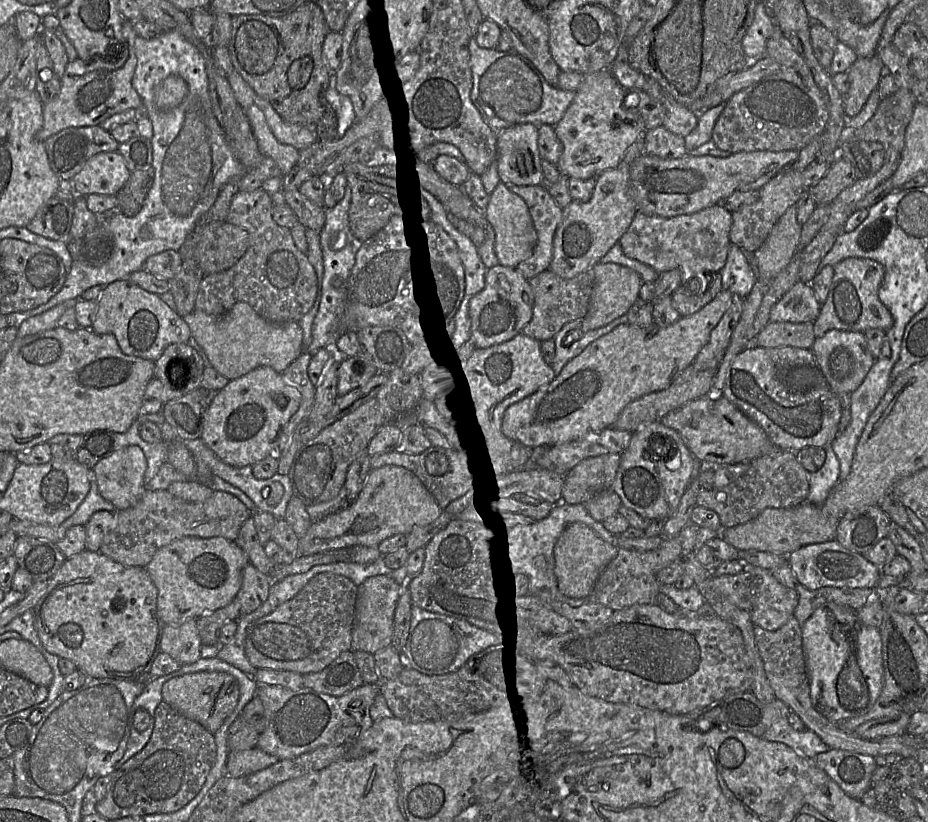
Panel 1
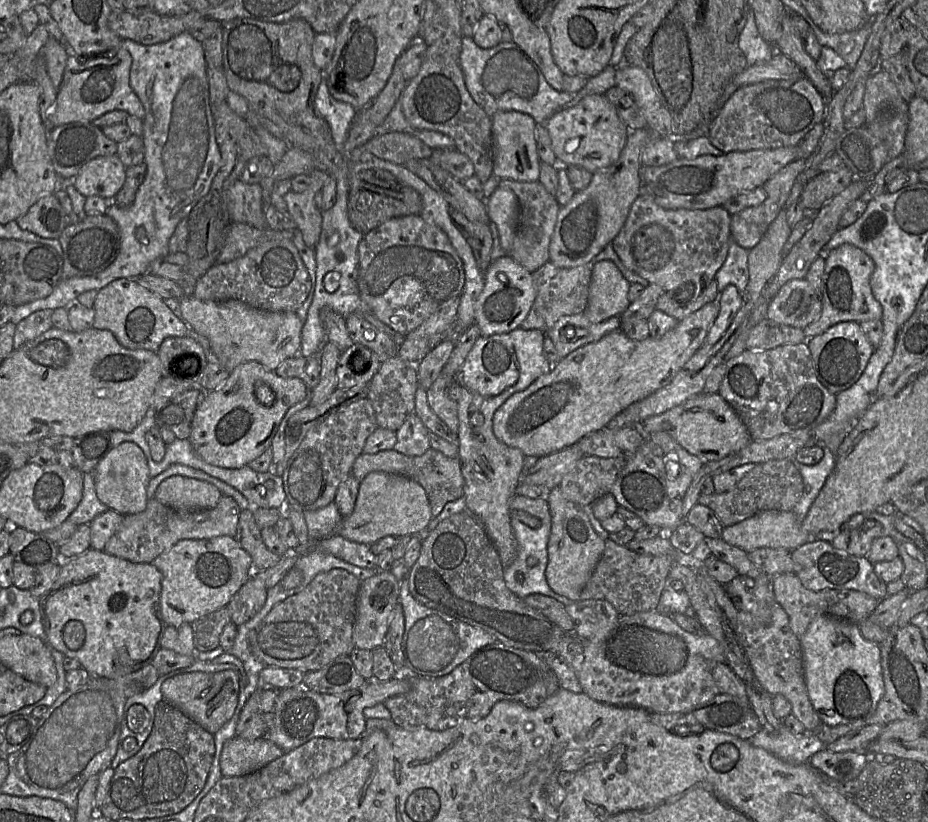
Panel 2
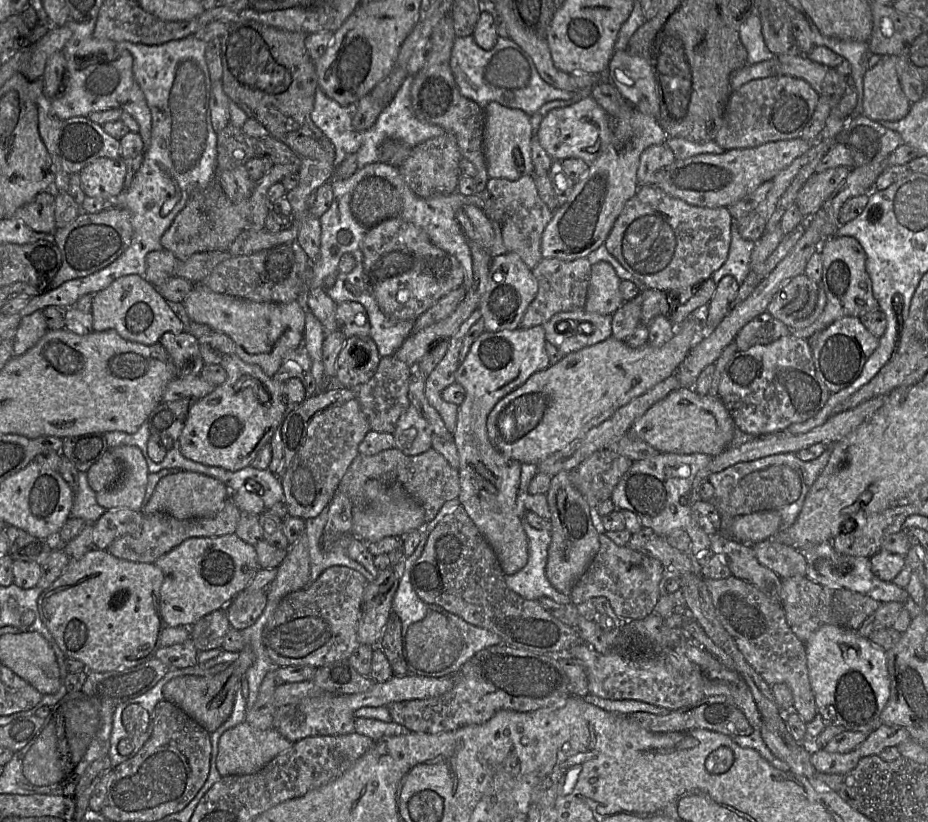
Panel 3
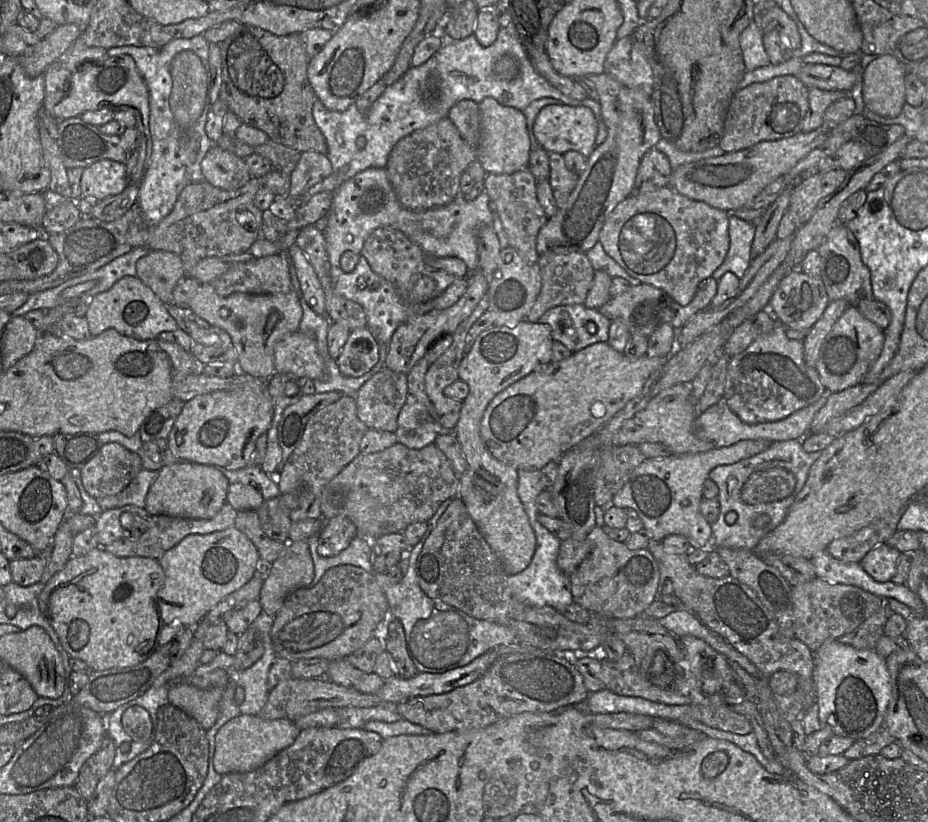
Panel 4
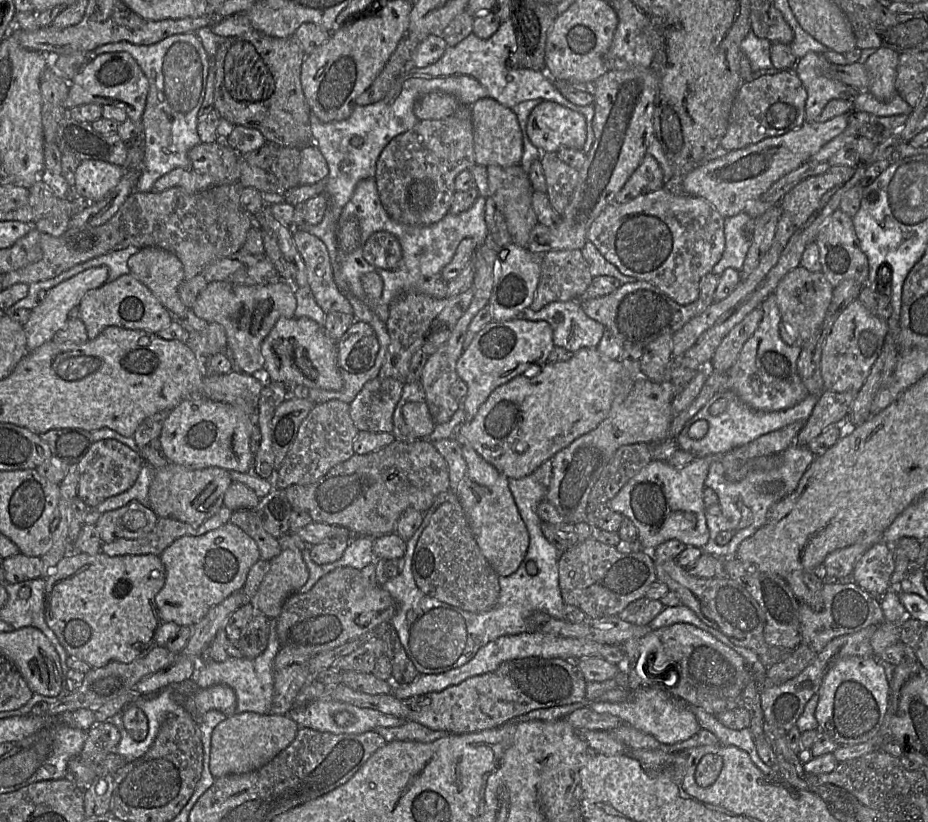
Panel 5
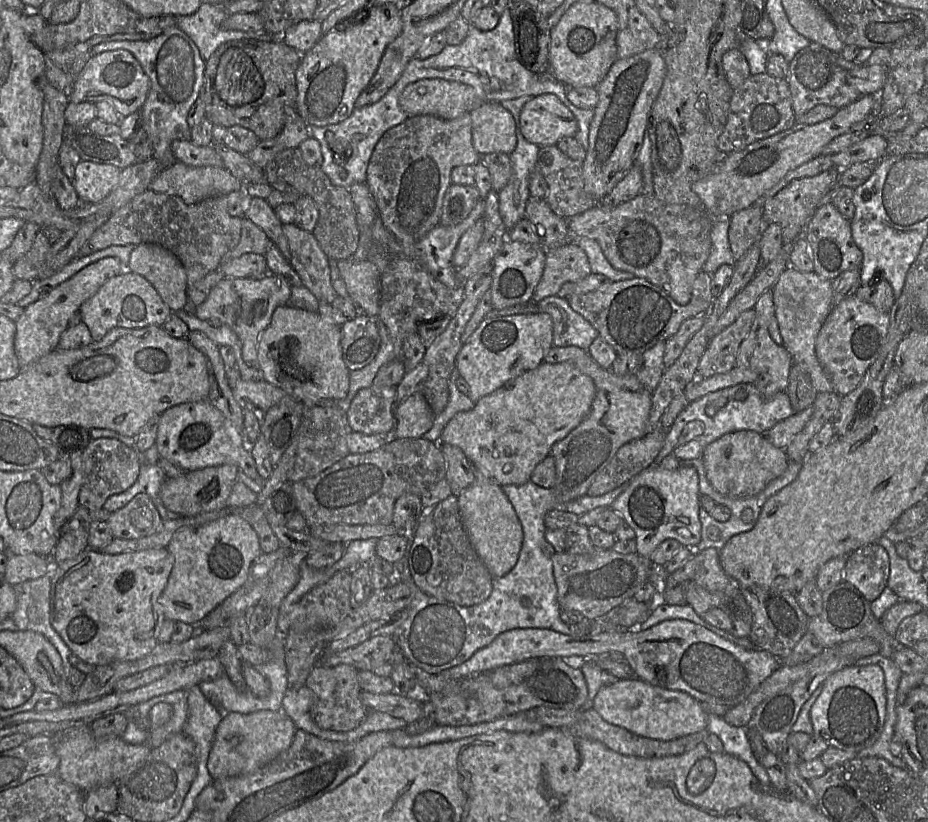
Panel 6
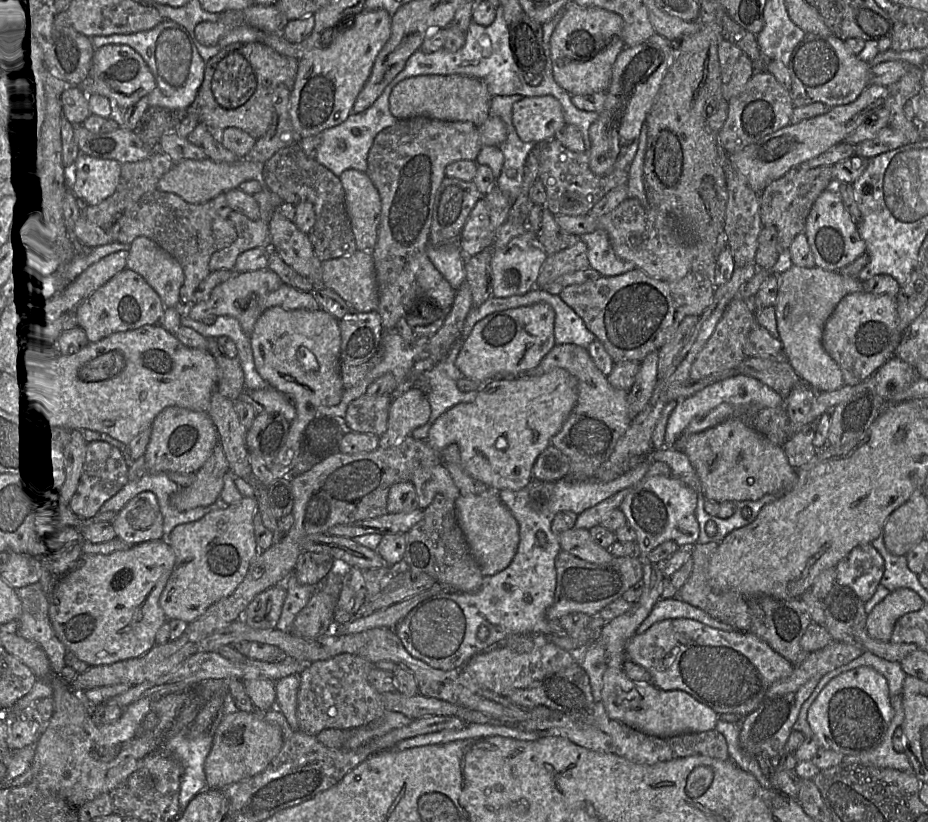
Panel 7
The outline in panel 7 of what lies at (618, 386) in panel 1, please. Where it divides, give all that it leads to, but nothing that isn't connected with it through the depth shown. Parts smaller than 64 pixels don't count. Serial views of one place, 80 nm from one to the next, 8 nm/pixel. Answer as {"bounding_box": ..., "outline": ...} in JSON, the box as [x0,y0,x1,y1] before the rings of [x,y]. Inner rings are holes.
{"bounding_box":[426,368,577,492],"outline":[[[554,368],[542,375],[525,374],[515,378],[496,378],[482,385],[482,387],[478,390],[478,395],[475,401],[471,403],[457,404],[441,414],[431,426],[426,442],[439,453],[449,445],[457,444],[460,450],[461,464],[473,478],[481,481],[489,489],[492,489],[496,492],[504,489],[519,491],[526,487],[533,479],[532,469],[535,461],[537,460],[538,456],[551,444],[551,439],[553,436],[555,436],[561,430],[564,422],[576,405],[577,399],[577,381],[567,370],[563,368]]]}

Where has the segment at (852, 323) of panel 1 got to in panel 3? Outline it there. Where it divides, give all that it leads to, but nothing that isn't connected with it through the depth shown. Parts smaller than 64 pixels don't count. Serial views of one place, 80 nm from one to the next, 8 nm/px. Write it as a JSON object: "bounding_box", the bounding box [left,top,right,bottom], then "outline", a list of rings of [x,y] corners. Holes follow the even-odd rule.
{"bounding_box":[791,236,879,339],"outline":[[[831,236],[824,240],[819,252],[823,265],[821,286],[827,302],[822,314],[814,323],[803,329],[791,329],[791,336],[796,338],[808,339],[840,318],[860,317],[862,314],[879,309],[879,304],[872,292],[871,279],[866,270],[865,251],[854,237]]]}

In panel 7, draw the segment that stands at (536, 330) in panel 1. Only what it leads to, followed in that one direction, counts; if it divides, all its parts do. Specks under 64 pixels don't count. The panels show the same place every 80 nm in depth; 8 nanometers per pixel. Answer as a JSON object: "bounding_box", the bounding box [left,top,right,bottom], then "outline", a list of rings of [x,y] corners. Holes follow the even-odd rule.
{"bounding_box":[536,240,590,288],"outline":[[[579,240],[571,247],[548,255],[537,279],[536,287],[543,288],[561,275],[590,267],[586,243]]]}

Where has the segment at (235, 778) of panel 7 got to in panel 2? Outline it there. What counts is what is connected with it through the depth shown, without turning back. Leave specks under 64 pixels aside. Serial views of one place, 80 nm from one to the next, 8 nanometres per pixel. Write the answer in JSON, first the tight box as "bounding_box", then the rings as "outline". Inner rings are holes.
{"bounding_box":[220,737,284,777],"outline":[[[233,737],[225,742],[220,767],[224,777],[252,774],[284,754],[284,751],[266,737],[245,740]]]}

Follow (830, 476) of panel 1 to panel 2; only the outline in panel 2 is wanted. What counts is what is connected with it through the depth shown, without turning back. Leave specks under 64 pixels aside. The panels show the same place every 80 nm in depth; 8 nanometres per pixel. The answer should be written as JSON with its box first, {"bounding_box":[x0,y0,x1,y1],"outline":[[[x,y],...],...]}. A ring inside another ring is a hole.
{"bounding_box":[792,447,835,519],"outline":[[[823,447],[823,449],[823,458],[815,465],[801,464],[795,458],[793,459],[795,466],[801,473],[804,483],[803,495],[792,509],[800,519],[807,514],[835,467],[835,454],[828,447]]]}

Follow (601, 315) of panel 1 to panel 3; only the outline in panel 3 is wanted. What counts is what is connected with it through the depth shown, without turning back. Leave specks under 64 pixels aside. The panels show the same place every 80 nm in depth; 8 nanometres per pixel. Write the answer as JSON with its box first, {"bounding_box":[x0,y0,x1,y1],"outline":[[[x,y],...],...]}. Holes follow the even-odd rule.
{"bounding_box":[585,261,624,315],"outline":[[[606,261],[592,265],[585,310],[601,315],[613,315],[624,303],[619,285],[621,279]]]}

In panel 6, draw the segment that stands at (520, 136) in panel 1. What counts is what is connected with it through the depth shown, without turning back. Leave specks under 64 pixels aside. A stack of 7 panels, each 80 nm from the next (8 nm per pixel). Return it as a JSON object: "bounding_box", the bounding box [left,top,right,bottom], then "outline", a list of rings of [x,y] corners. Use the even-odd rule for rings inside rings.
{"bounding_box":[470,101,515,156],"outline":[[[485,101],[470,117],[473,146],[480,156],[495,152],[510,155],[515,150],[515,120],[500,102]]]}

